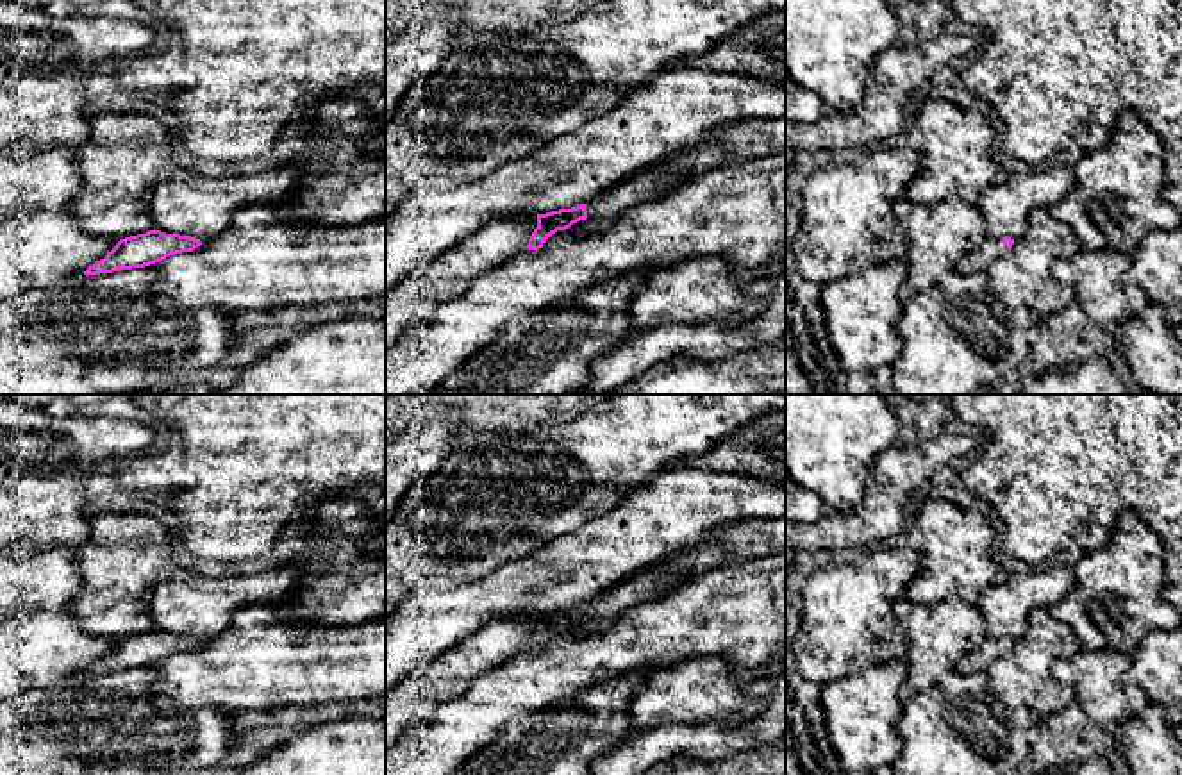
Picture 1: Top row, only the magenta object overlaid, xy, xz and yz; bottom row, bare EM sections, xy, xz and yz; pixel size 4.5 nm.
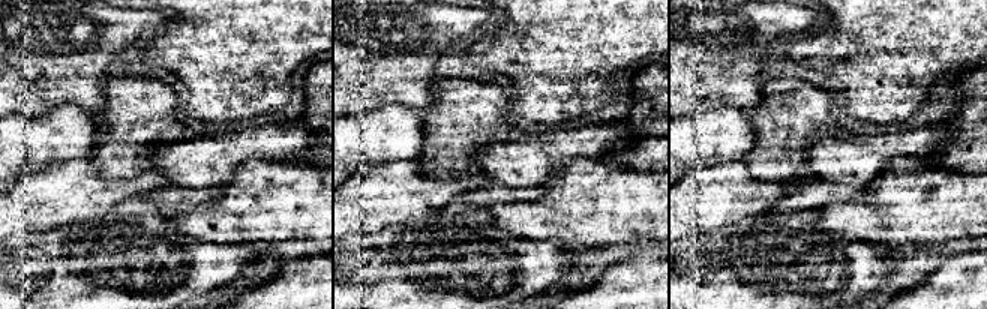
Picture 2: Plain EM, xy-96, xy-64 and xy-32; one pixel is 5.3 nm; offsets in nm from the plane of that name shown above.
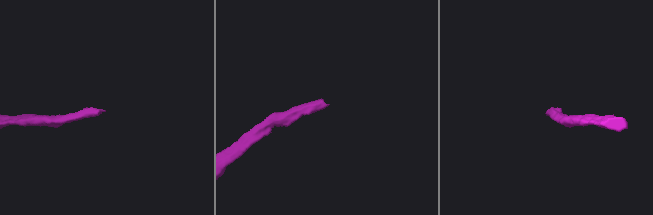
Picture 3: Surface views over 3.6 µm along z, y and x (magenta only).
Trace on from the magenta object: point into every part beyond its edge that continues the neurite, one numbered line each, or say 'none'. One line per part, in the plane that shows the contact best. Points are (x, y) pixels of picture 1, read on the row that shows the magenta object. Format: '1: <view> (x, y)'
1: yz (991, 249)

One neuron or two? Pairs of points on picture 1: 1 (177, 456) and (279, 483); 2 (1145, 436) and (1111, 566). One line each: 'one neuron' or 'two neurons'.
1: one neuron
2: two neurons

